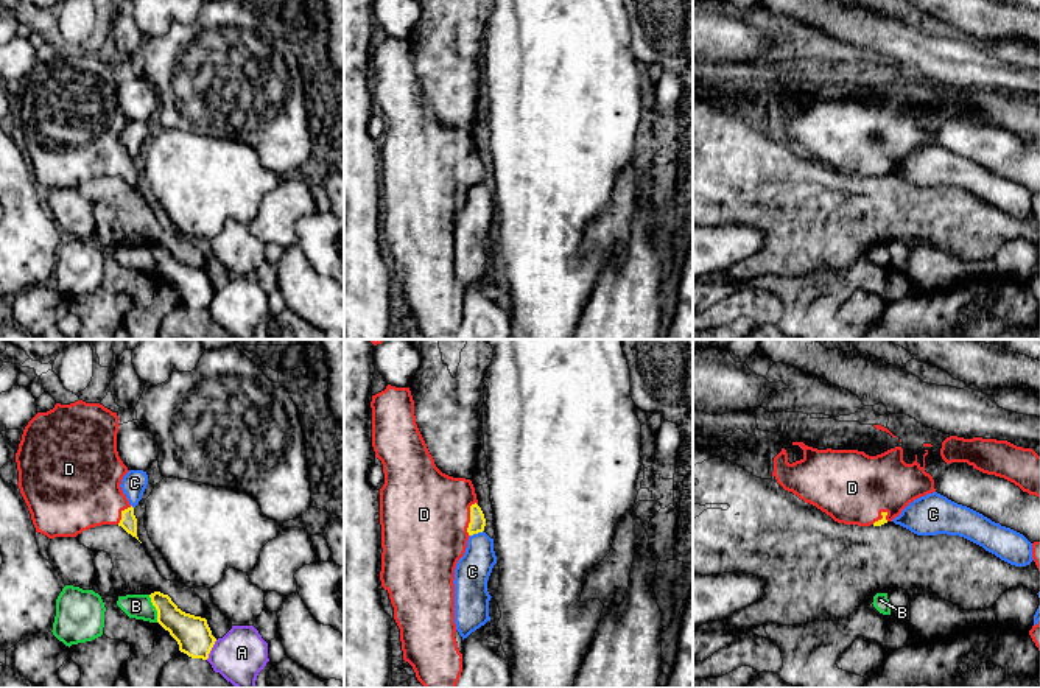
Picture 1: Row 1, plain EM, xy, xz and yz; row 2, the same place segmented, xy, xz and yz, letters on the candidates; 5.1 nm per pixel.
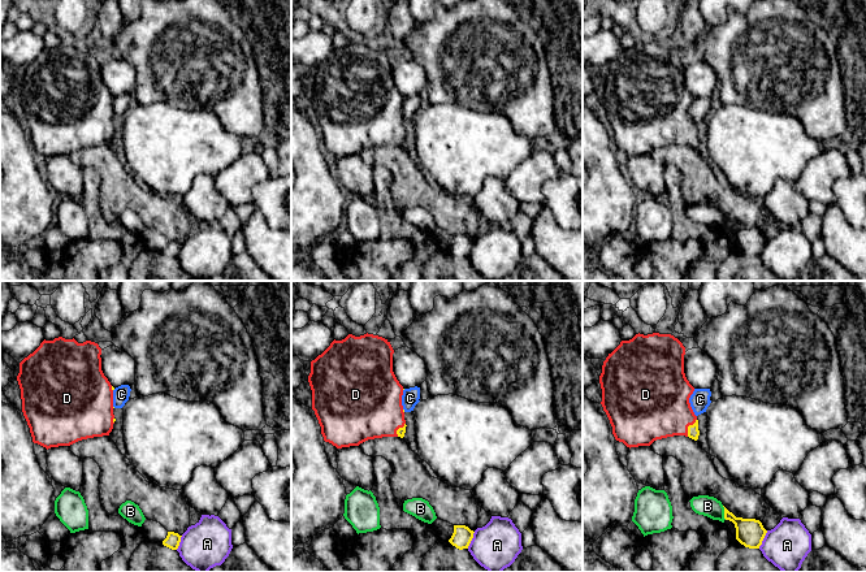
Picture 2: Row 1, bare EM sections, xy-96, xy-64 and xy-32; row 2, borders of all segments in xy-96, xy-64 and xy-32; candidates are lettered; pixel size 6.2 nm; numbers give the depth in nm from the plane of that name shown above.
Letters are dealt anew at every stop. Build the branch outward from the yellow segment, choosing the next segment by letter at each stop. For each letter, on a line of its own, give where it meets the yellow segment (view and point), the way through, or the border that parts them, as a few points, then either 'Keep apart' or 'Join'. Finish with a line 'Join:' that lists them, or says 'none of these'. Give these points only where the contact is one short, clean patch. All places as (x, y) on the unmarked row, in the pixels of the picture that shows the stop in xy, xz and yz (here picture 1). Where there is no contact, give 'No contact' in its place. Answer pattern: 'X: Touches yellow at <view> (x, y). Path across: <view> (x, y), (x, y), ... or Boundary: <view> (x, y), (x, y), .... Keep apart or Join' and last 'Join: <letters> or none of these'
A: Touches yellow at xy (210, 301). Keep apart
B: Touches yellow at xy (156, 260). Keep apart
C: Touches yellow at xz (477, 184). Keep apart
D: Touches yellow at xz (470, 170). Path across: xz (477, 175), (470, 170), (450, 165), (424, 165). Join
Join: D

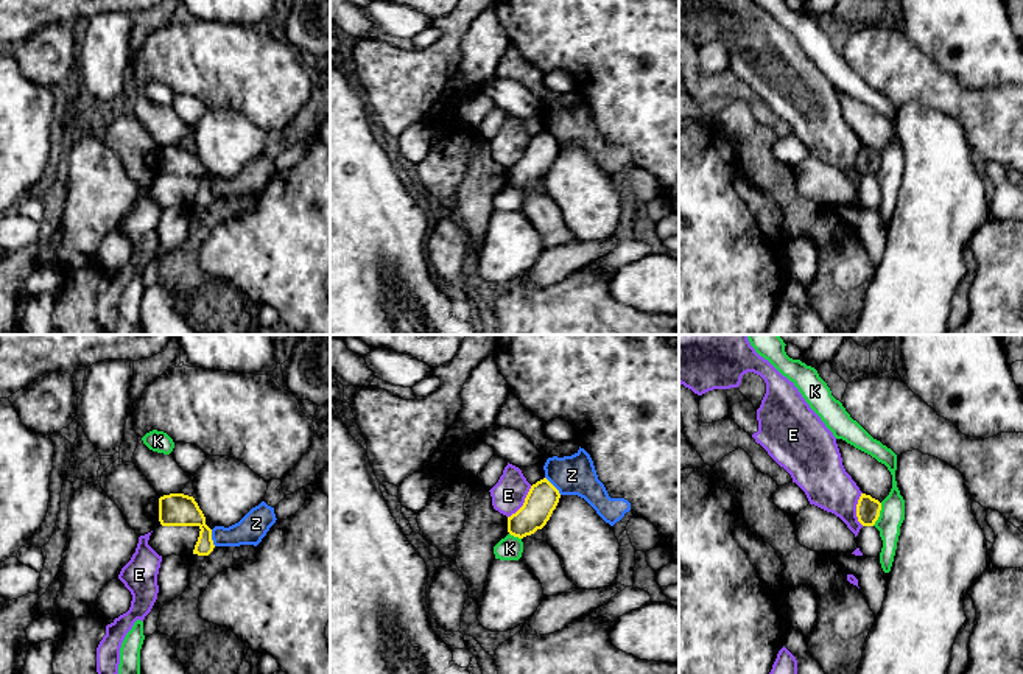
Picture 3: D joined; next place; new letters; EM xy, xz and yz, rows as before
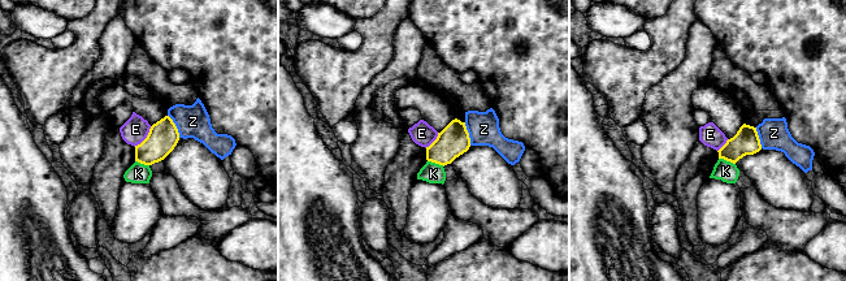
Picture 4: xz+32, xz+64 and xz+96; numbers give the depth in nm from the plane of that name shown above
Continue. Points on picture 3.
E: Touches yellow at xz (523, 154). Keep apart
K: Touches yellow at yz (878, 165). Keep apart
Z: Touches yellow at xz (553, 137). Keep apart
Join: none of these

